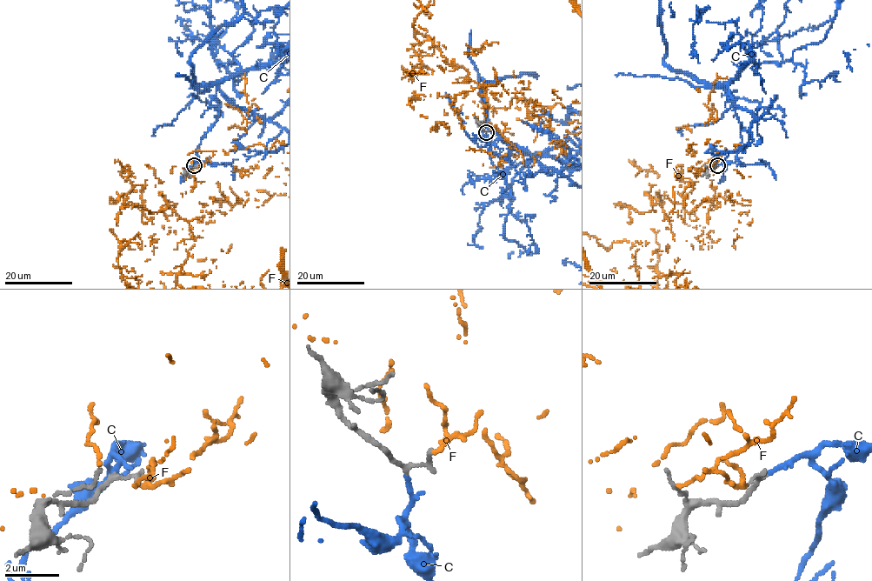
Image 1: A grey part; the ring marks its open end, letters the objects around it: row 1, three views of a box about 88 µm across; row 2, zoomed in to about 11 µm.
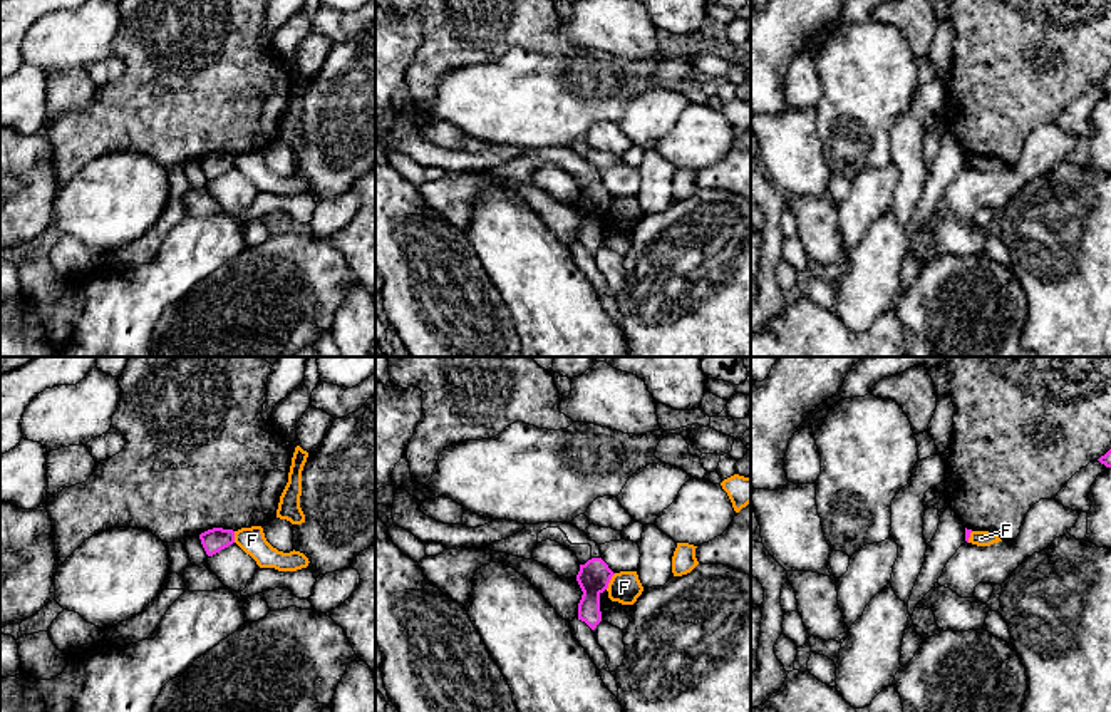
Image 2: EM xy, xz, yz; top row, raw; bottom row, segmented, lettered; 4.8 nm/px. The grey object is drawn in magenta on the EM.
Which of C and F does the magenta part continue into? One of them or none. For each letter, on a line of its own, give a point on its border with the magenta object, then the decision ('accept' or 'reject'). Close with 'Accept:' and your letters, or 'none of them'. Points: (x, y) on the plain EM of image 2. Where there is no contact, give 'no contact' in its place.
C: no contact | accept
F: xz (609, 206) | reject
Accept: C

